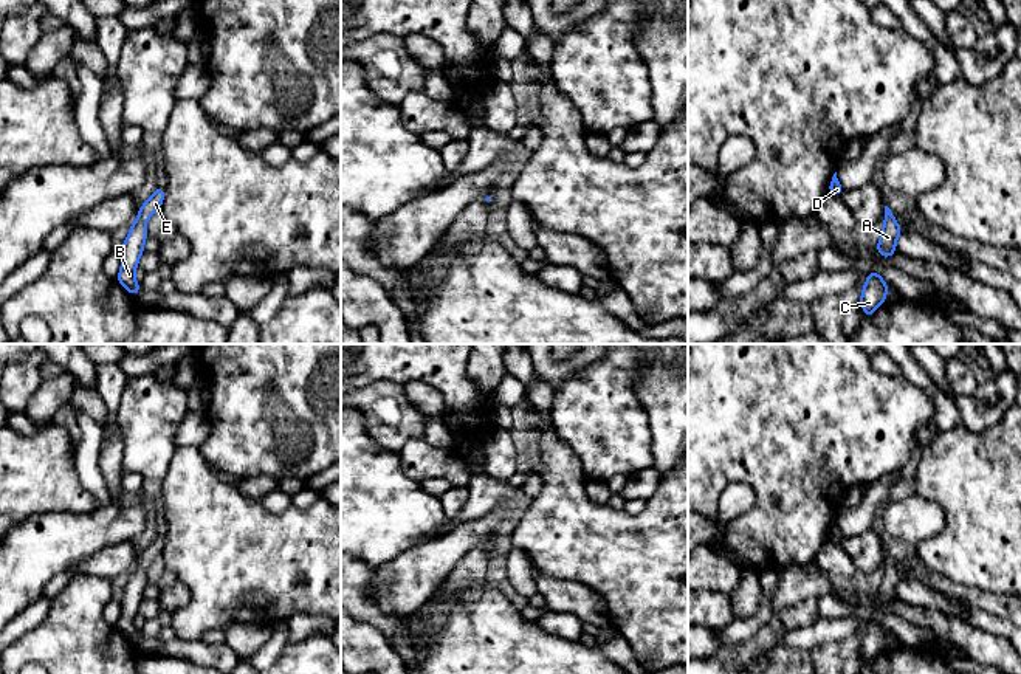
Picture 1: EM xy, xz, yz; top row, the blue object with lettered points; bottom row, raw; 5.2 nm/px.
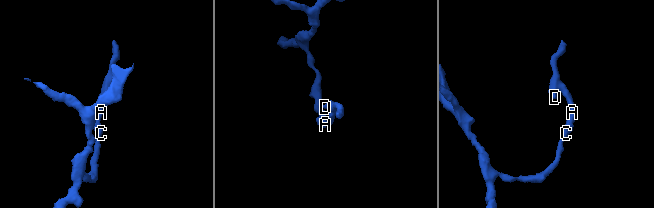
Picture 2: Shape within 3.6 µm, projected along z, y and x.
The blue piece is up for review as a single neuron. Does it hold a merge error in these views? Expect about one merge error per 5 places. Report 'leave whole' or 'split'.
leave whole

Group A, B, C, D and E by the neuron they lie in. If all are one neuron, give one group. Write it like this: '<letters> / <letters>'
A B C D E

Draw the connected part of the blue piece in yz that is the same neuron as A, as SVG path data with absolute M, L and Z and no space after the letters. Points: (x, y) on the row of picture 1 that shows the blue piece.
M885 206L885 223L882 228L878 243L875 246L882 257L891 257L897 253L896 242L902 234L902 228L894 217L896 215L891 212L891 209Z

